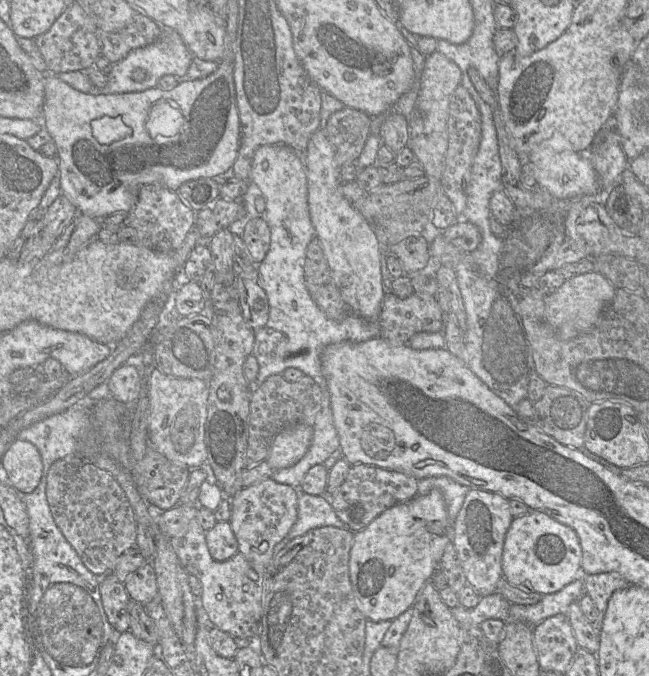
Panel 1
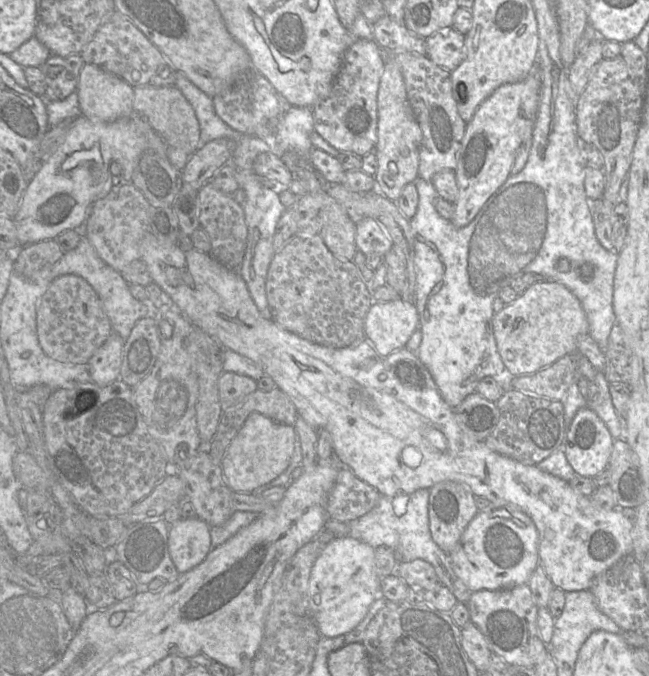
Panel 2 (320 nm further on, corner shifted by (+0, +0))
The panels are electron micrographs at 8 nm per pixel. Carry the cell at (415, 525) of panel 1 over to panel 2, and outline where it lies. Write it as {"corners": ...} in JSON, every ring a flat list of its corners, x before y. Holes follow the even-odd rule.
{"corners":[[349,535,332,539,314,562,308,585,308,608,321,637,344,636,355,629,379,591,374,548]]}

